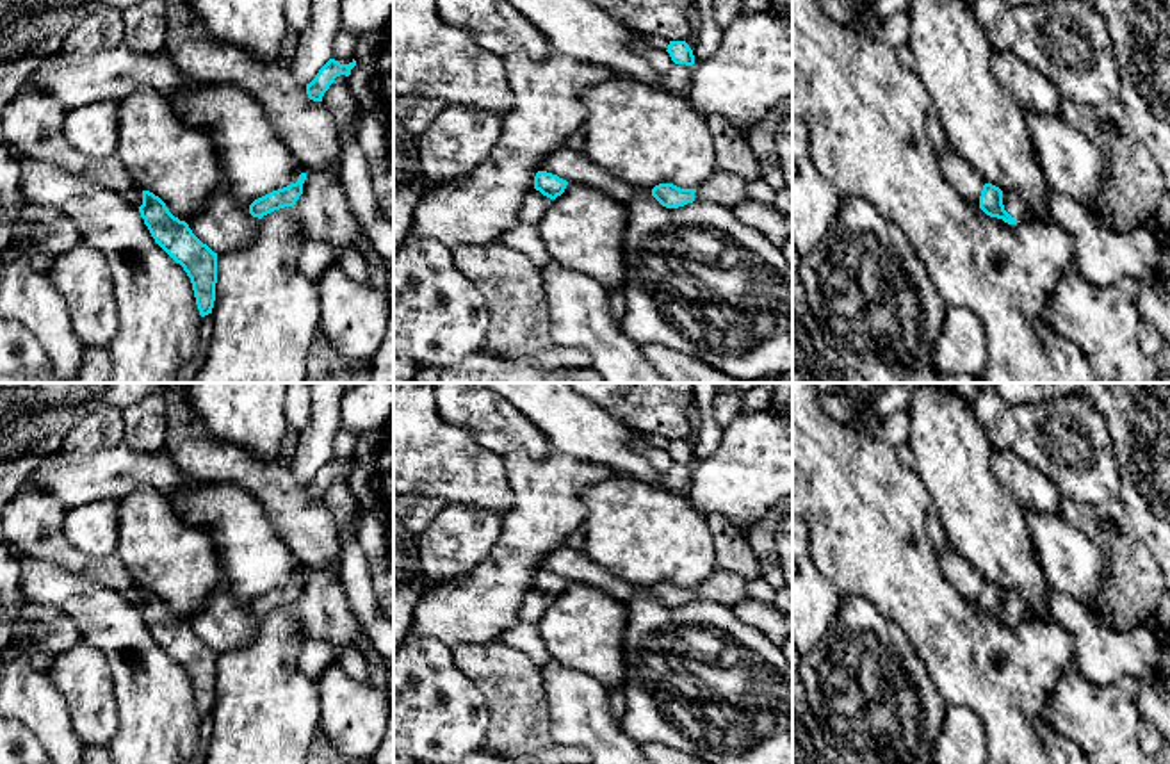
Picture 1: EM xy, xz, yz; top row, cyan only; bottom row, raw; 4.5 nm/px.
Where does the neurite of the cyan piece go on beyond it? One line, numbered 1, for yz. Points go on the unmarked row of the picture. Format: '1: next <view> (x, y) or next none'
1: next yz (1014, 602)

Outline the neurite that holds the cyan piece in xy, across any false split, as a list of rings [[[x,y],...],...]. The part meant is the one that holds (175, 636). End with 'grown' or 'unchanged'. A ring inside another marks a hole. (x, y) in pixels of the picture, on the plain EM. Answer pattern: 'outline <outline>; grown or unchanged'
outline [[[23,486],[2,511],[0,532],[4,543],[20,557],[68,568],[137,606],[155,641],[191,677],[199,714],[212,712],[217,652],[203,643],[185,620],[175,616],[158,595],[142,589],[116,556],[94,557],[75,549],[64,536],[66,511],[68,508],[53,495]]]; grown

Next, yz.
outline [[[985,582],[979,595],[979,607],[1008,623],[1017,623],[1028,614],[1028,602],[1013,589],[1001,589],[992,582]]]; grown

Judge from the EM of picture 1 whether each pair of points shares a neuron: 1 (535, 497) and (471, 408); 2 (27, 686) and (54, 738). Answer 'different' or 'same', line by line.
1: different
2: same

